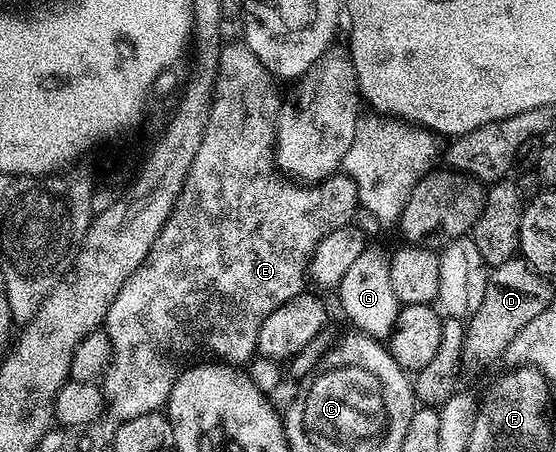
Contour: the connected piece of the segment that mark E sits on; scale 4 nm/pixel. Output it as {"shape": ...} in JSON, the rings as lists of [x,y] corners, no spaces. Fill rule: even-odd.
{"shape":[[[226,42],[221,45],[218,53],[218,75],[214,77],[214,87],[209,97],[210,112],[206,116],[204,138],[200,141],[200,151],[196,154],[196,159],[192,161],[192,170],[188,170],[188,178],[176,198],[172,214],[168,222],[164,222],[152,250],[148,250],[148,258],[144,258],[144,262],[132,274],[132,278],[124,282],[120,294],[116,294],[106,315],[104,331],[111,340],[113,358],[110,367],[106,369],[100,387],[104,393],[105,403],[108,405],[108,414],[110,410],[110,416],[114,422],[165,409],[176,379],[174,356],[184,355],[189,348],[194,348],[197,344],[203,344],[208,351],[218,355],[215,357],[219,361],[228,364],[242,366],[253,360],[258,351],[260,326],[264,326],[264,318],[268,318],[268,314],[272,314],[276,306],[284,306],[284,302],[296,298],[303,292],[308,284],[310,260],[313,259],[314,251],[320,246],[320,242],[328,238],[328,234],[343,231],[351,223],[349,220],[353,218],[354,211],[359,211],[356,182],[352,177],[335,174],[329,176],[327,180],[299,182],[280,171],[274,158],[274,126],[278,118],[278,111],[282,109],[283,97],[278,96],[278,88],[274,83],[276,83],[275,77],[262,65],[260,58],[252,54],[252,50],[246,43],[229,44]]]}

